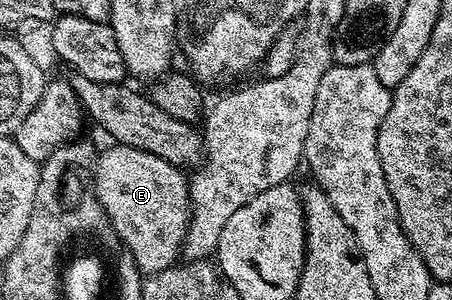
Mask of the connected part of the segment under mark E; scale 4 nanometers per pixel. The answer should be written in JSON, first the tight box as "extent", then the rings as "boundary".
{"extent":[94,144,192,276],"boundary":[[[119,144],[109,147],[109,150],[99,151],[94,185],[98,200],[112,225],[111,233],[120,237],[123,249],[134,256],[140,273],[145,276],[177,265],[184,248],[186,228],[192,218],[189,179],[185,171],[162,160],[162,156],[154,156],[138,148]]]}

